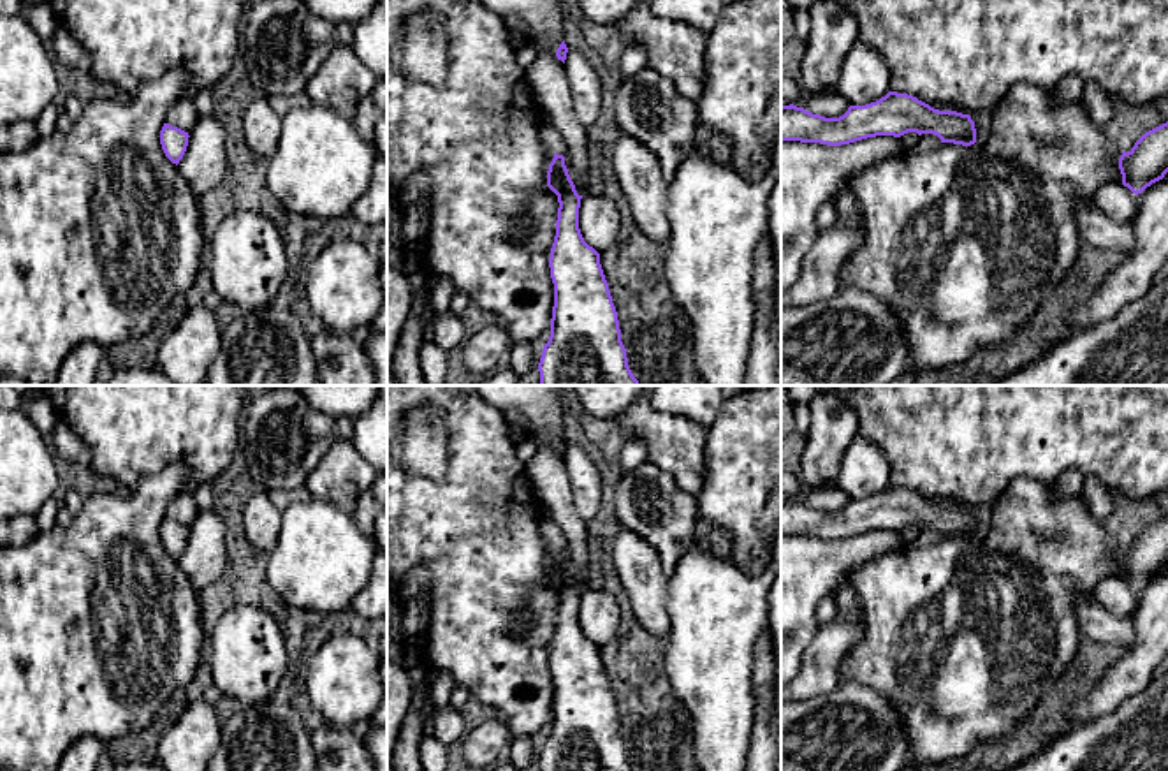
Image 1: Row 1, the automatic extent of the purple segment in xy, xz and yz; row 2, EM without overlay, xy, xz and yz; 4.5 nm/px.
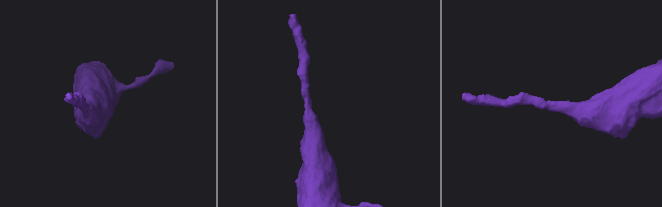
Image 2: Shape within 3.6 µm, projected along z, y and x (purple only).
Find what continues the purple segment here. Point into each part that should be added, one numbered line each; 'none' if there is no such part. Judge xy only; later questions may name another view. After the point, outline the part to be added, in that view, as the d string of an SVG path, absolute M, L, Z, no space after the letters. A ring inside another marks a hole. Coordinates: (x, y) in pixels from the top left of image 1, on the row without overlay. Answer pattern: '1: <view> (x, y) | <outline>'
none

